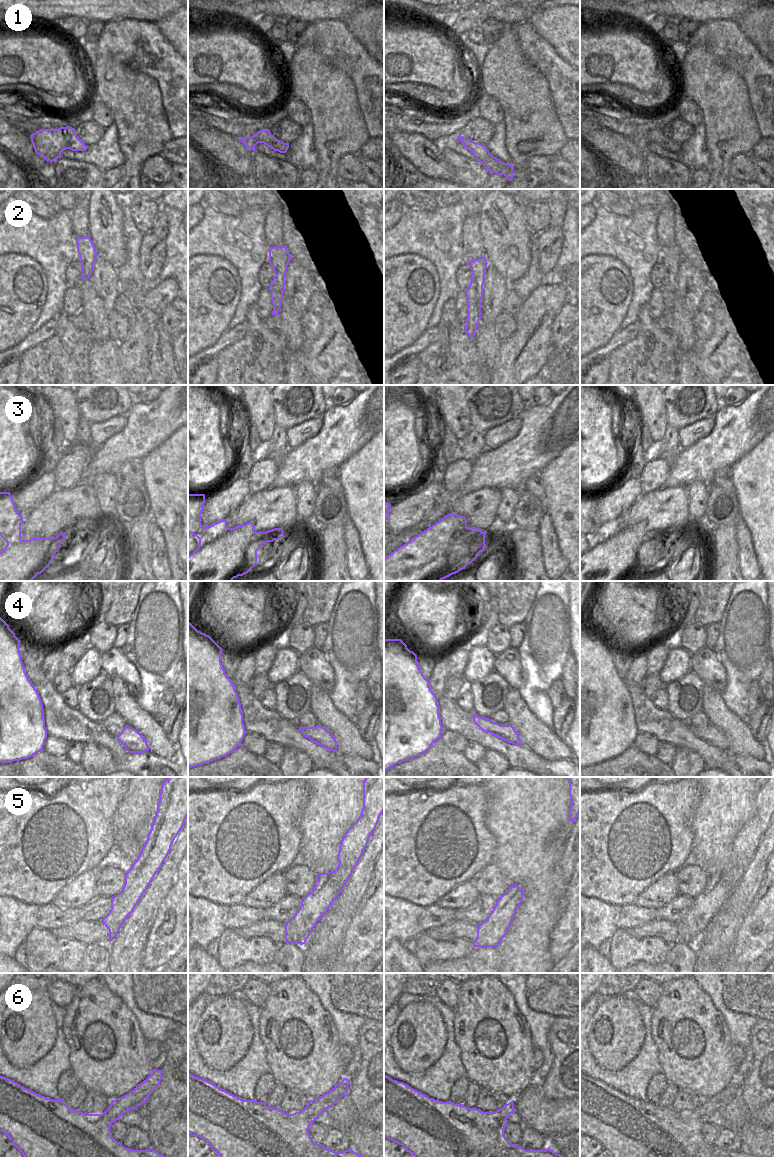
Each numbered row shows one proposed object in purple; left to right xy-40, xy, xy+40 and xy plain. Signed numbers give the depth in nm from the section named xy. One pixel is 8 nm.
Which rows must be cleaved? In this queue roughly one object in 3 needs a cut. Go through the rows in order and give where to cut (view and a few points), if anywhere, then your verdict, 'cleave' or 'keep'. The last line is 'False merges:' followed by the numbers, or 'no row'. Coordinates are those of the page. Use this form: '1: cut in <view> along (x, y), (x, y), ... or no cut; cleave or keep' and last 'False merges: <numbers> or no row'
1: no cut; keep
2: no cut; keep
3: cut in xy along (229, 528), (211, 541), (199, 542); cleave
4: cut in xy along (315, 727), (312, 735), (308, 738); cleave
5: no cut; keep
6: no cut; keep
False merges: 3, 4

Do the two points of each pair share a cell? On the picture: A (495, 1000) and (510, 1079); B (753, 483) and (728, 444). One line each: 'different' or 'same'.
A: same
B: different

